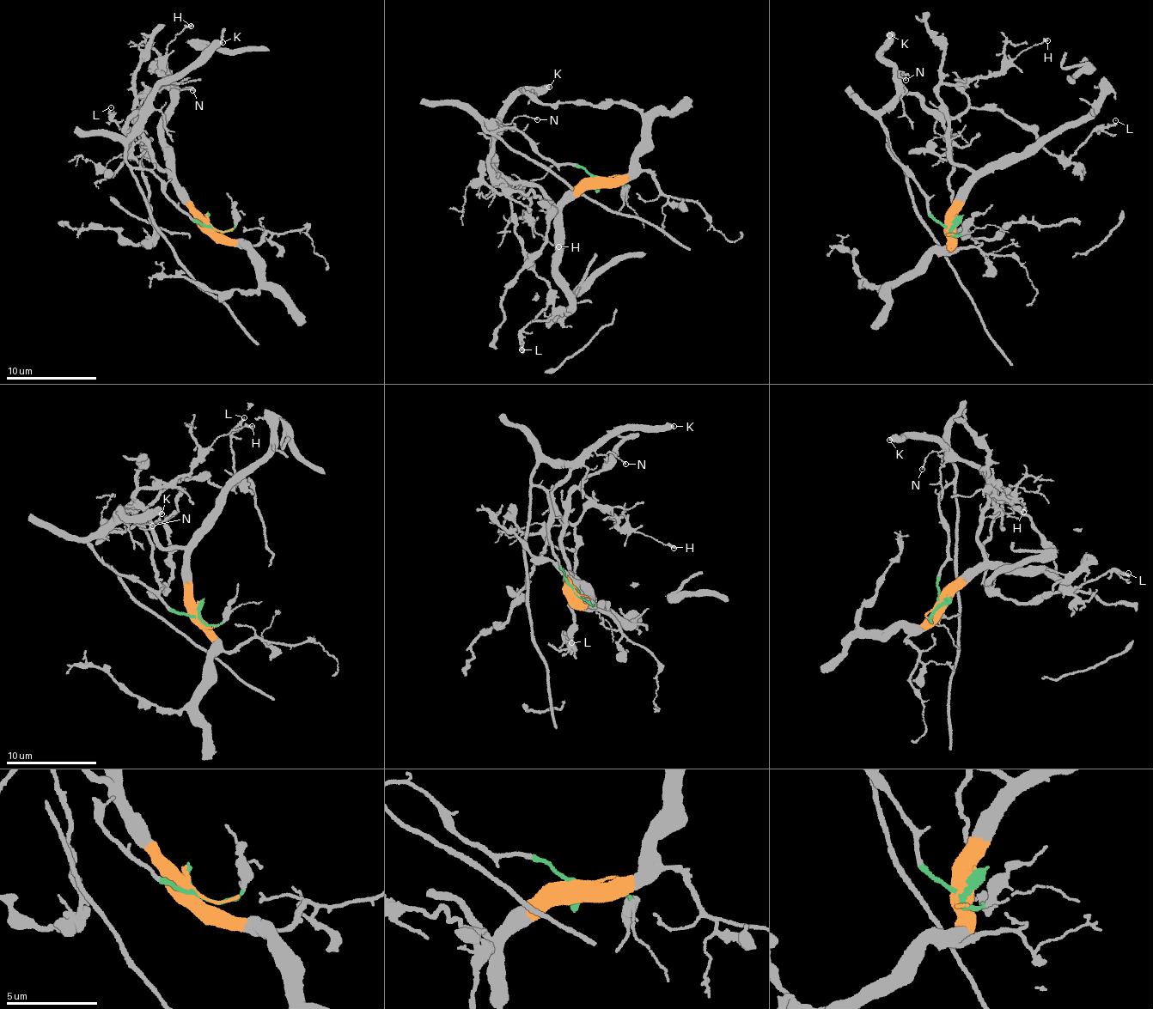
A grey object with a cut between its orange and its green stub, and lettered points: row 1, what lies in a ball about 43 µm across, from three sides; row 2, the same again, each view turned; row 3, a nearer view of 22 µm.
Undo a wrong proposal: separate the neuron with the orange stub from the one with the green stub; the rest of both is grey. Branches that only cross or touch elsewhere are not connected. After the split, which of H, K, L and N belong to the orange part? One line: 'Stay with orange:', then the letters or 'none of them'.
Stay with orange: H

